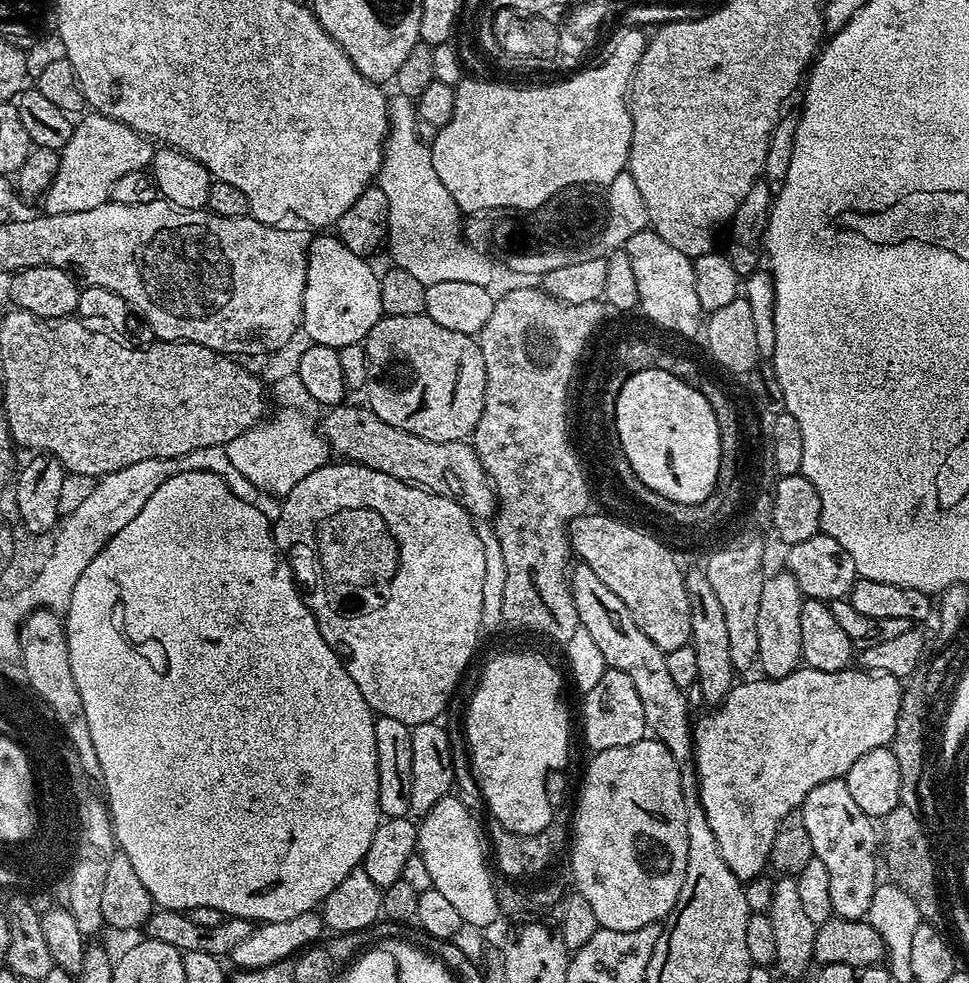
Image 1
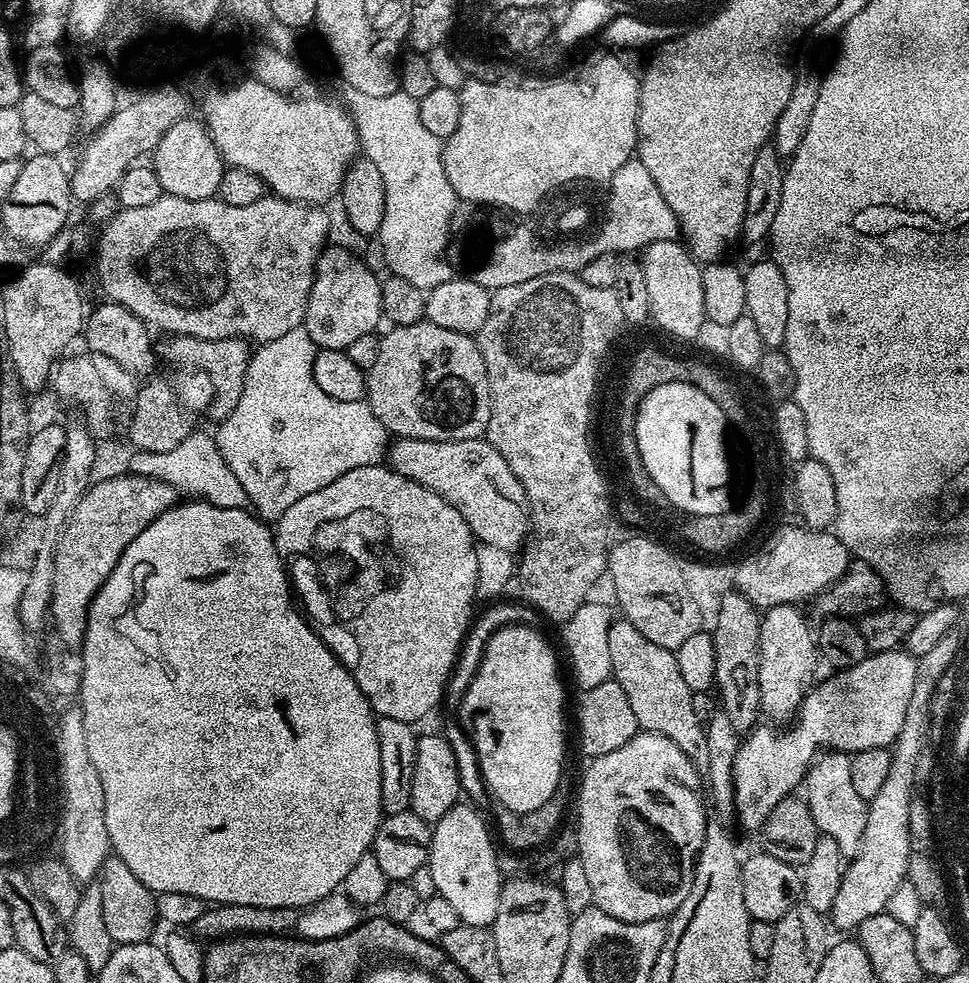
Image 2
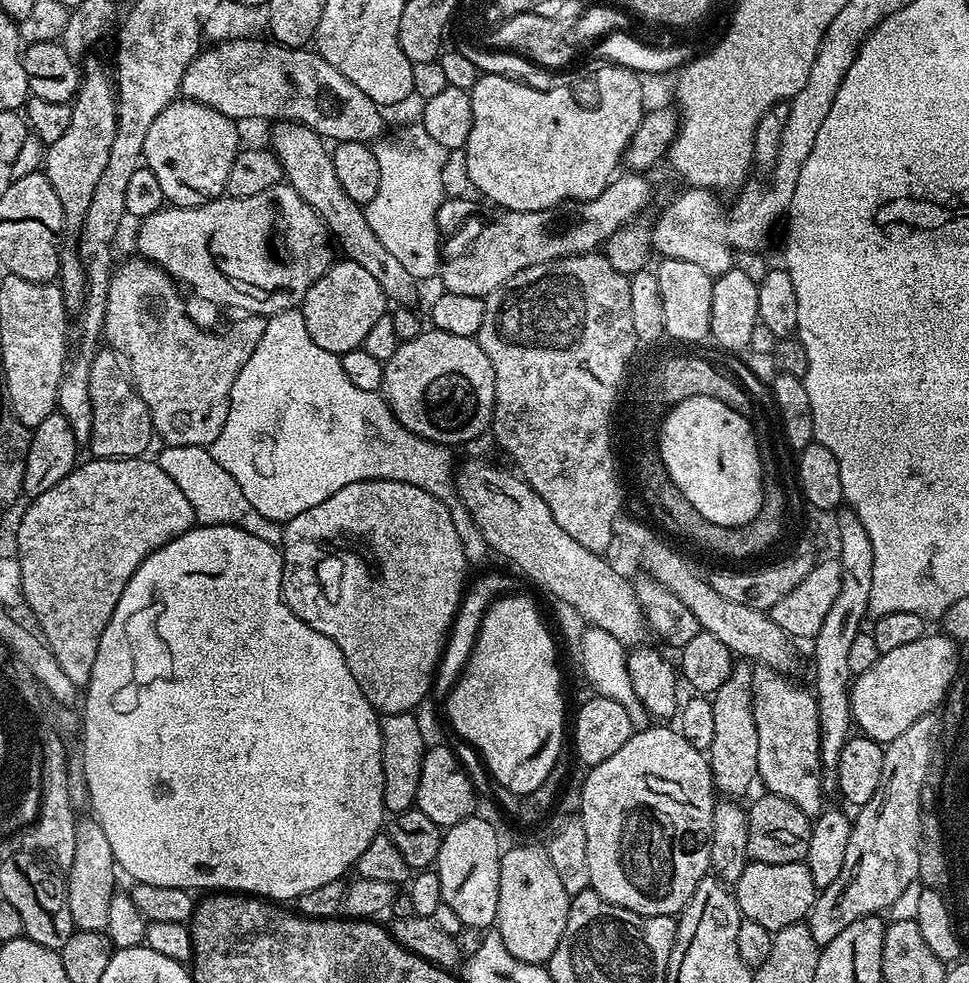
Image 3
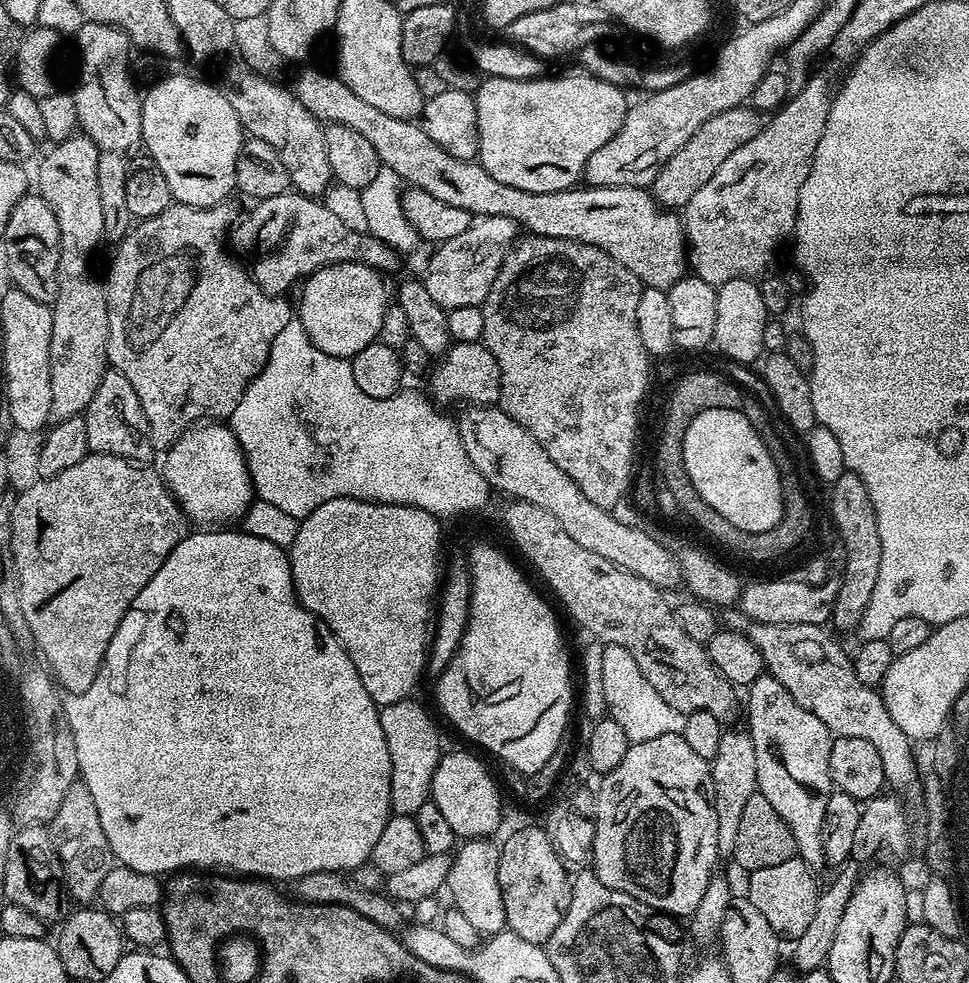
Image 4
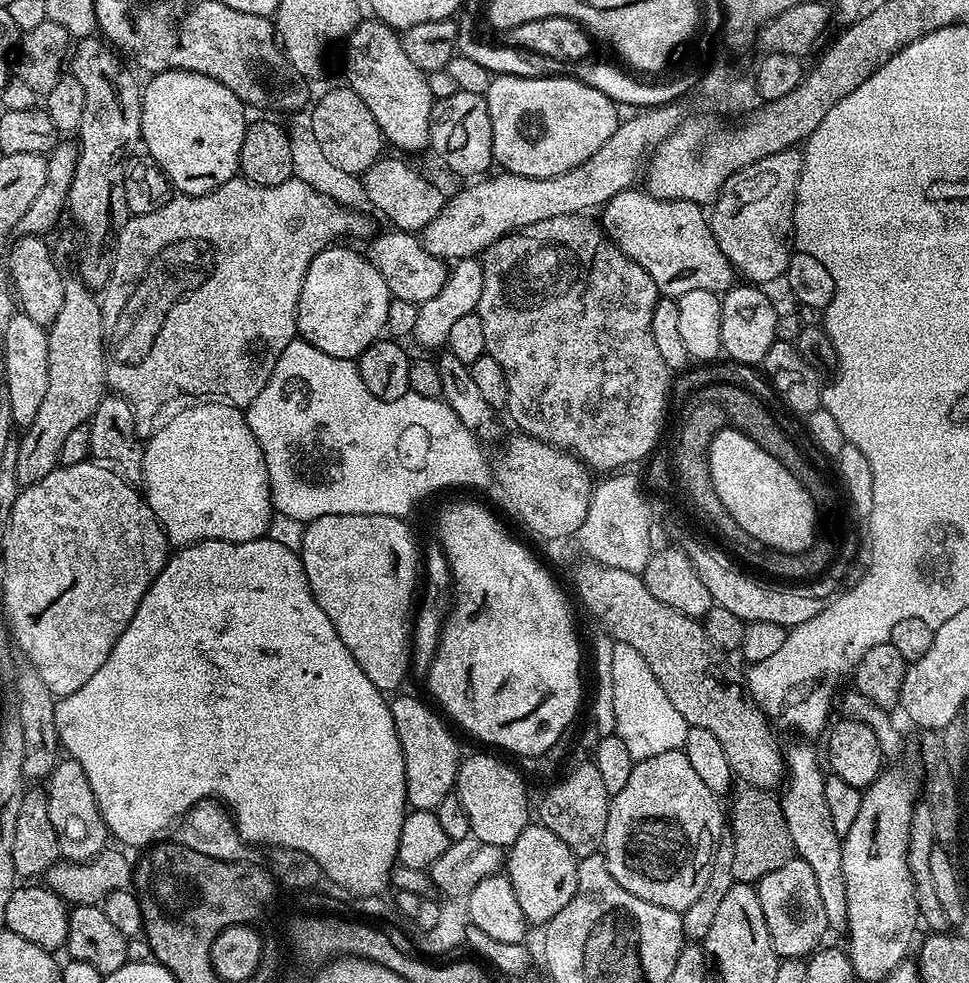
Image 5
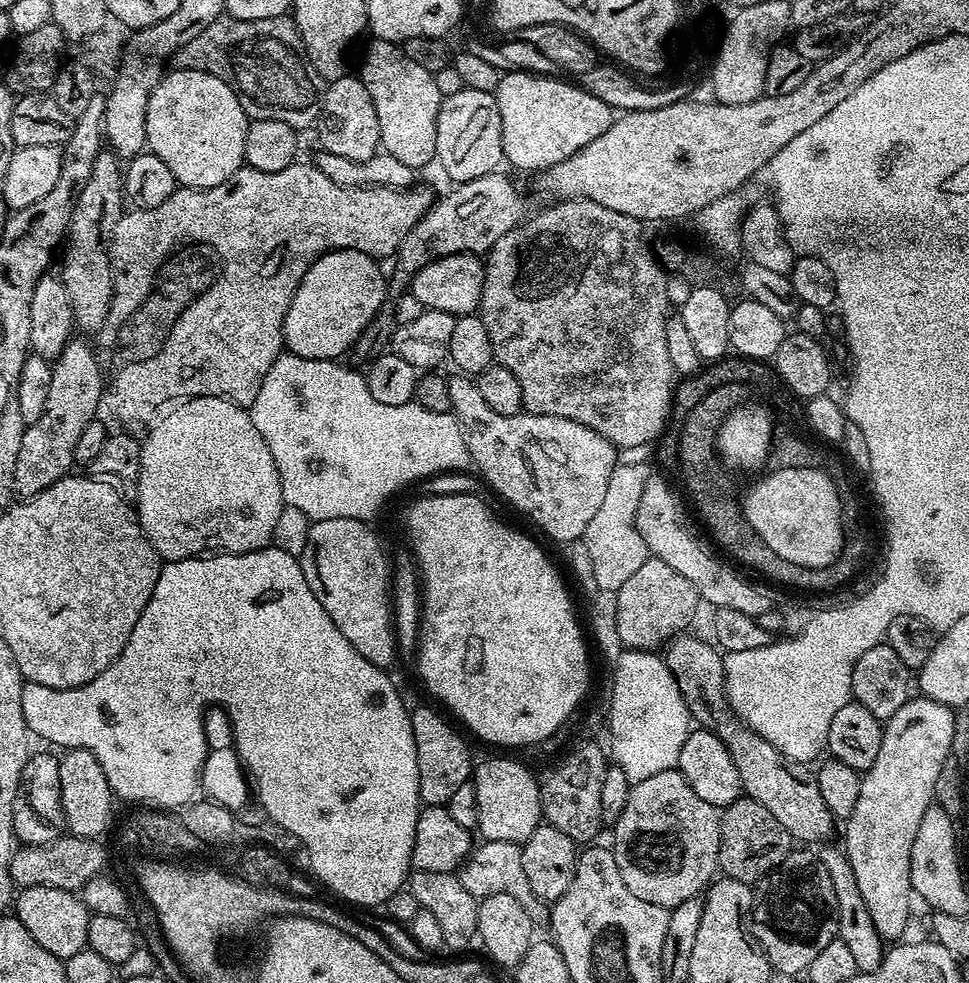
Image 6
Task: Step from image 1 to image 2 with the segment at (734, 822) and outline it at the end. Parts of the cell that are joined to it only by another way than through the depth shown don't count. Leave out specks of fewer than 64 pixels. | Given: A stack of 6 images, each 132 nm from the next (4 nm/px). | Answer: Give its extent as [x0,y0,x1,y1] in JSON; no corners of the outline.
[734,650,917,829]

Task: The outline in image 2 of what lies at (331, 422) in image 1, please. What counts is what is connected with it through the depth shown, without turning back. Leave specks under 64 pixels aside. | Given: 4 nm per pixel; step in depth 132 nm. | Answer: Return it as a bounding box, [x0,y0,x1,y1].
[386,438,530,553]

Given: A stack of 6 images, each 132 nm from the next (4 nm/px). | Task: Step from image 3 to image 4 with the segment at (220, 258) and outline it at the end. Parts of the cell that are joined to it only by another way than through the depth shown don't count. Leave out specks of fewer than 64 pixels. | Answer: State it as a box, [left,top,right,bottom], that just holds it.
[230,190,398,296]

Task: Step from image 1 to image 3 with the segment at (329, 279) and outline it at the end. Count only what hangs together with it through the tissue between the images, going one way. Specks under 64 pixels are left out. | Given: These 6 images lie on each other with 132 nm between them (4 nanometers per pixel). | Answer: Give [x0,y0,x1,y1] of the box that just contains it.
[302,258,386,354]

